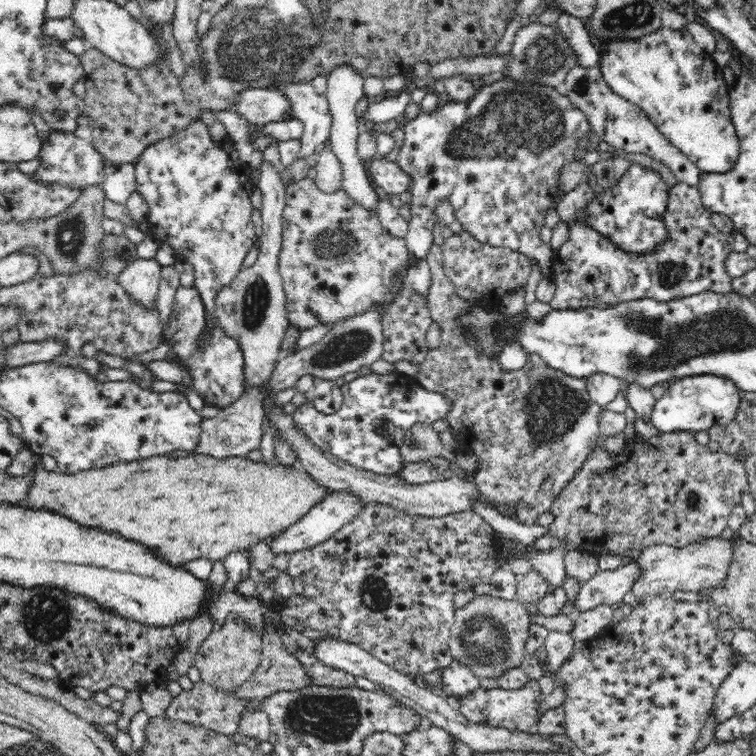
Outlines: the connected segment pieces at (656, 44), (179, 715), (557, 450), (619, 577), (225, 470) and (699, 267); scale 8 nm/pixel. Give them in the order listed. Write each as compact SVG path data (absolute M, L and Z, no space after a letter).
M660 27L639 39L602 43L600 39L591 37L591 41L599 50L598 67L606 84L617 95L642 108L659 132L696 164L701 172L722 174L732 170L739 156L740 142L730 116L729 90L724 73L711 54L694 41L687 28L672 30Z
M201 679L193 684L192 689L182 690L180 694L174 697L165 710L164 715L172 720L203 726L206 729L209 728L214 732L231 737L238 730L240 717L243 715L243 712L260 708L261 700L258 698L238 698L237 696L233 696L230 691L216 689Z
M432 244L428 250L428 256L426 256L428 264L431 268L432 284L430 284L430 290L428 290L428 308L430 309L430 316L433 323L438 324L441 327L441 342L436 349L430 351L429 356L424 360L424 363L420 364L420 373L417 381L423 386L425 390L430 392L436 392L442 394L451 403L451 412L446 417L449 428L455 438L457 449L470 450L473 452L480 462L479 468L472 475L476 482L477 489L481 492L481 498L491 506L496 504L505 504L505 506L513 506L515 508L515 520L522 522L522 524L534 524L540 514L551 510L551 504L554 502L556 496L558 496L563 488L570 484L570 480L574 478L576 472L580 472L580 468L584 466L585 460L590 456L593 448L596 446L599 437L599 414L605 408L592 401L589 396L589 390L587 390L586 379L574 378L563 374L562 372L550 369L548 364L544 363L544 360L538 354L530 354L526 365L521 370L506 371L500 365L499 358L491 358L491 356L478 355L476 347L472 342L466 342L466 334L462 328L456 326L456 316L460 312L460 297L457 298L456 287L452 280L448 279L444 272L444 265L442 265L442 251L441 247Z
M631 561L616 569L599 570L580 588L573 601L568 601L559 611L569 616L572 612L585 613L600 604L622 603L630 598L630 588L640 578L640 565Z
M194 454L186 457L166 457L166 455L156 455L146 460L136 460L132 463L119 463L112 467L100 468L92 471L82 471L75 474L64 474L57 471L48 471L43 468L43 463L40 457L36 459L35 469L36 476L34 482L30 485L27 498L24 500L24 507L28 508L47 508L52 512L57 512L62 516L67 516L75 520L84 528L102 528L106 532L116 532L126 540L136 540L148 548L152 548L154 552L160 554L162 560L166 560L168 564L182 564L182 562L190 562L196 558L209 558L212 562L215 560L223 560L230 553L244 551L260 541L269 540L284 532L288 527L291 527L297 520L300 520L315 504L321 500L332 490L325 486L320 486L306 470L296 471L292 466L282 466L280 464L269 466L264 462L254 462L247 456L231 456L225 459L206 456L205 454Z
M676 183L669 188L669 199L663 221L667 230L666 240L651 253L628 253L628 264L634 264L632 276L623 292L623 300L654 299L660 302L694 296L701 292L718 292L720 294L731 291L731 278L726 271L726 258L732 252L732 245L728 242L729 234L718 230L712 224L709 211L701 201L699 188L686 183Z

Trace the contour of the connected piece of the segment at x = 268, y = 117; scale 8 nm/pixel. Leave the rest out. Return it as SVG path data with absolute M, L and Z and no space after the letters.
M246 88L240 92L227 110L242 115L249 123L265 125L284 121L284 114L291 112L292 103L282 91L273 88Z

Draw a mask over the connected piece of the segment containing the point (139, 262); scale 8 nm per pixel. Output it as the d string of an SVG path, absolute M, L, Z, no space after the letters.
M136 259L117 275L120 286L144 308L154 308L160 280L162 265L155 259Z

